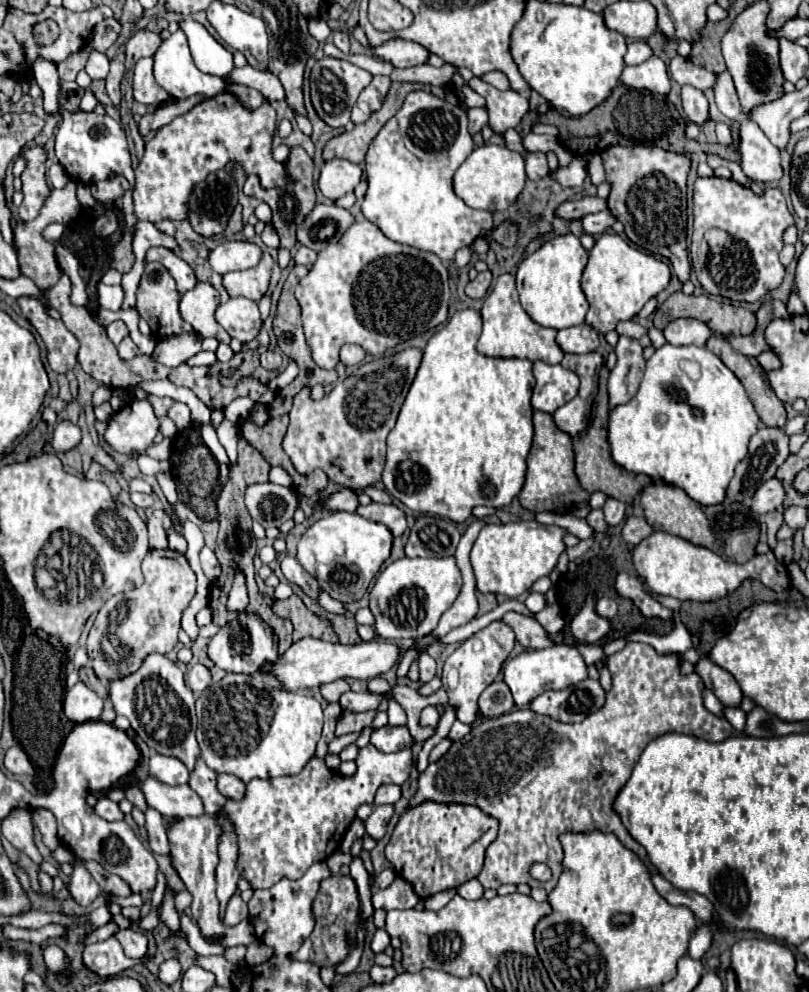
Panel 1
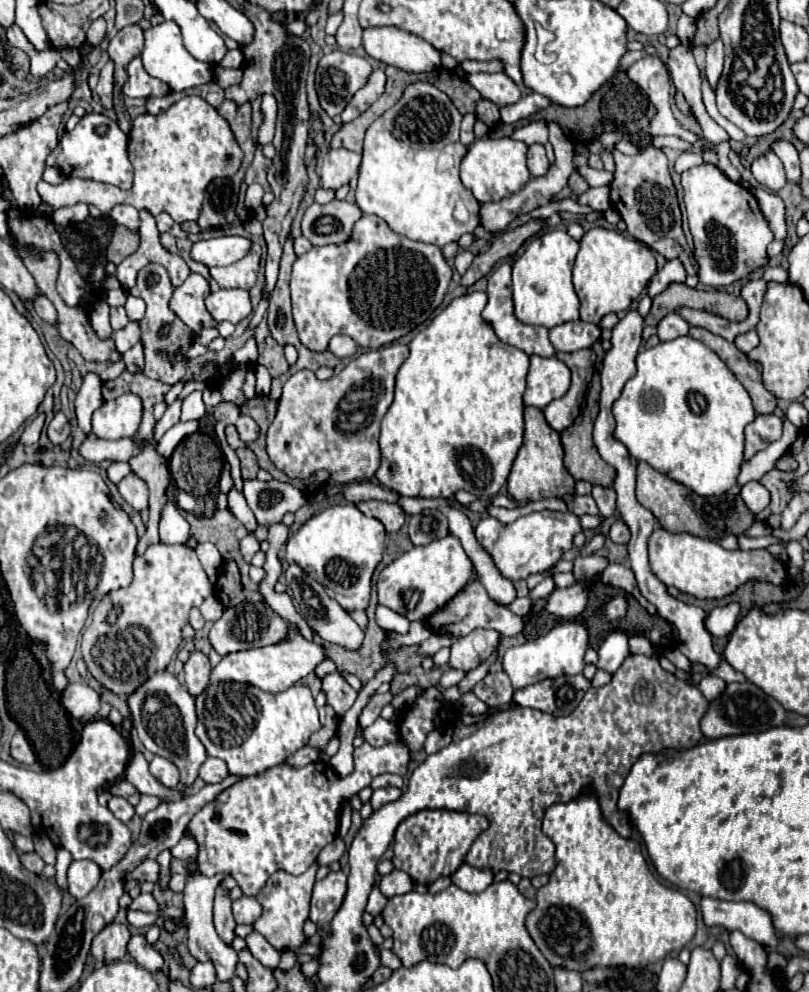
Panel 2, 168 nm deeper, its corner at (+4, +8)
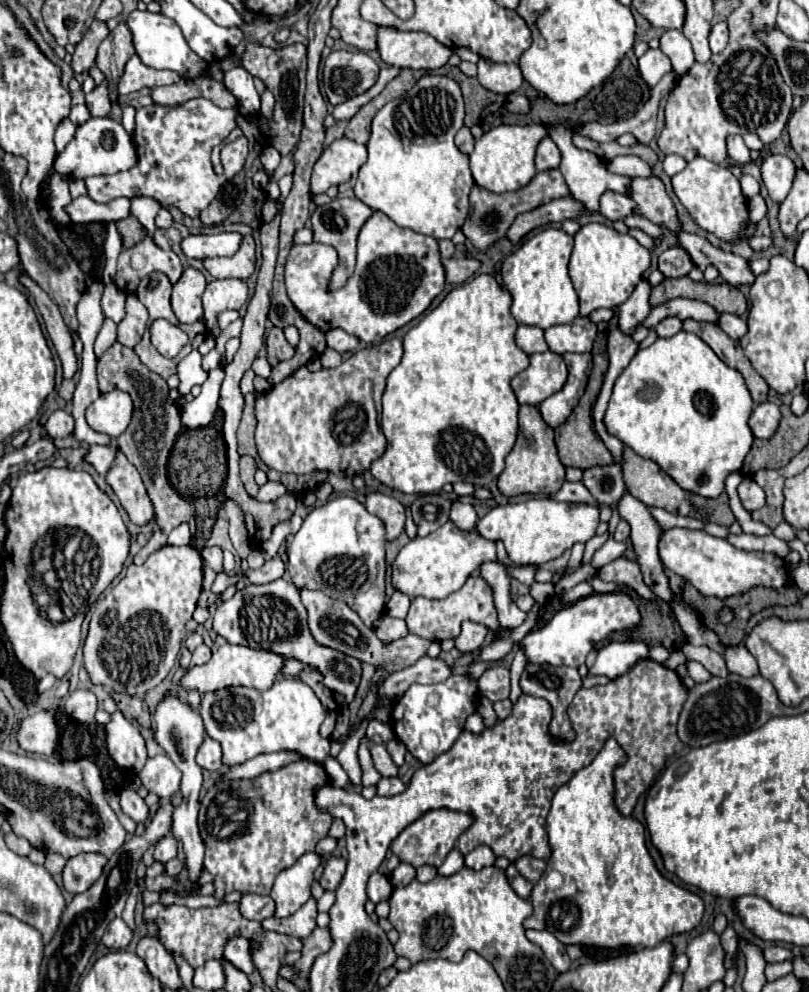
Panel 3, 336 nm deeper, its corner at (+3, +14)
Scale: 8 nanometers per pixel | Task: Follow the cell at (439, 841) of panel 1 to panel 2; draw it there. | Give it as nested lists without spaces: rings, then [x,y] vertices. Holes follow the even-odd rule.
[[[422,810],[400,822],[392,848],[394,866],[410,874],[416,884],[430,886],[440,876],[452,876],[464,862],[472,842],[488,828],[486,816],[452,812],[452,810]]]

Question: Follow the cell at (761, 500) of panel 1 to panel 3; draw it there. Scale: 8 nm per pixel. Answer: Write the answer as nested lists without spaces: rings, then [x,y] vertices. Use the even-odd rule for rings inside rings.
[[[743,478],[741,486],[739,486],[739,498],[741,498],[743,506],[749,512],[753,512],[765,504],[765,490],[753,478]]]

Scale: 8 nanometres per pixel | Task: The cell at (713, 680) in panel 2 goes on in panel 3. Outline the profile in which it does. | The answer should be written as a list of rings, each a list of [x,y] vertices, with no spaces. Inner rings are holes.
[[[687,662],[687,666],[689,666],[689,676],[697,682],[697,684],[701,684],[701,682],[705,682],[705,680],[711,680],[713,676],[711,676],[711,672],[709,670],[705,670],[699,662]]]

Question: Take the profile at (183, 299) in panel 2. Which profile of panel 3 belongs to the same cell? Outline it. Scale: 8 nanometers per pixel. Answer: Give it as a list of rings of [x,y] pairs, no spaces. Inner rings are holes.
[[[185,268],[179,282],[173,286],[171,294],[171,306],[179,322],[193,324],[197,320],[203,320],[203,306],[201,296],[205,292],[207,280],[197,268]]]

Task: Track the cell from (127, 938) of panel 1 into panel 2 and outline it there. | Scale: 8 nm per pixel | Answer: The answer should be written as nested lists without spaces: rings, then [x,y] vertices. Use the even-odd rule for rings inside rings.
[[[132,936],[128,942],[128,954],[136,960],[138,966],[142,966],[152,974],[160,972],[164,966],[162,954],[152,944],[148,944],[146,936]]]

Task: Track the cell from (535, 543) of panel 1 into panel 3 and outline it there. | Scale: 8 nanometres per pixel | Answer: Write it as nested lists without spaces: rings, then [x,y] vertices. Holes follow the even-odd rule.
[[[531,498],[521,504],[505,504],[493,508],[477,522],[477,532],[487,540],[501,540],[509,560],[517,566],[541,566],[559,558],[577,542],[587,542],[595,536],[599,524],[599,508],[585,504],[567,504],[553,498]]]

